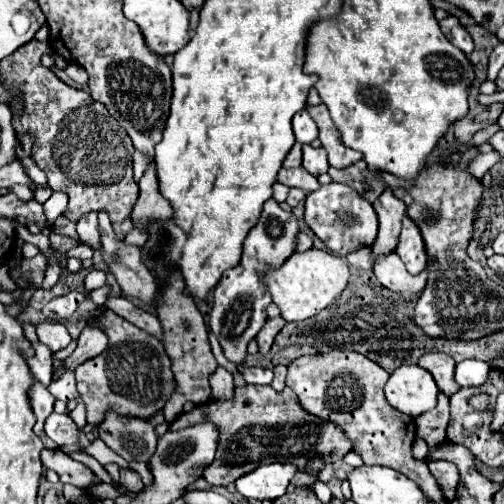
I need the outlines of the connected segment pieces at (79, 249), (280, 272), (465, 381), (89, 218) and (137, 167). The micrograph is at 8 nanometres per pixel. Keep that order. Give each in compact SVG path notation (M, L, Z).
M81 244L67 252L67 257L77 258L79 260L91 259L93 257L93 249L85 244Z
M309 248L305 252L293 252L281 266L267 268L265 284L271 292L273 302L279 306L281 316L287 322L301 322L319 314L323 308L331 306L349 280L349 266L339 256L333 256L319 248Z
M463 360L455 368L455 382L459 386L479 386L487 380L489 364L483 360Z
M87 212L87 216L81 216L77 222L77 236L81 242L99 248L99 226L97 226L97 212Z
M135 152L133 154L133 178L135 180L139 180L143 176L147 164L149 164L149 158L145 154L141 154L141 152Z

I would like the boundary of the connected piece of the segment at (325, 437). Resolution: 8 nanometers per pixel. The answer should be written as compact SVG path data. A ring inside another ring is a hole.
M245 384L235 388L231 400L215 400L195 406L191 412L181 414L169 430L177 432L193 424L211 422L219 430L219 448L213 464L205 466L203 478L211 486L227 486L239 476L273 462L293 462L299 470L305 468L307 458L313 454L323 454L327 462L341 460L351 448L351 440L331 422L307 414L299 404L293 390L285 388L281 392L271 386L253 386Z

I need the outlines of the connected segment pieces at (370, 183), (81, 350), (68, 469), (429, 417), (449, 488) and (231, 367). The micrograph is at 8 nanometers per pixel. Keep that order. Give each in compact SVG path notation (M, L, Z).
M359 160L357 164L351 164L347 168L329 168L329 176L333 178L333 182L341 182L351 186L353 190L361 192L361 196L365 196L365 200L375 202L377 196L383 192L383 186L371 176L371 172L367 170L367 164L363 160Z
M87 324L85 330L79 336L75 352L65 360L63 368L57 370L53 378L57 378L65 368L77 368L85 360L89 360L93 356L99 356L105 348L107 348L107 336L105 336L105 332L101 332L101 326L99 324Z
M45 448L41 452L41 460L43 460L43 466L45 468L51 468L59 474L61 482L67 482L67 484L73 484L77 488L87 488L93 484L95 480L95 472L91 468L87 468L85 464L81 462L75 462L69 454L65 454L63 450L55 450L55 452L49 452L49 448Z
M441 392L439 398L437 398L437 406L433 410L417 416L415 424L417 424L417 436L421 436L429 444L429 452L431 452L431 448L435 448L437 444L441 444L445 440L445 432L447 432L447 426L449 426L449 398Z
M435 460L429 462L429 470L433 474L433 478L437 480L443 496L447 500L455 500L455 488L459 484L459 472L457 466L453 462L445 462L445 460Z
M211 330L208 331L208 337L213 356L215 356L215 360L217 360L217 364L219 364L219 366L223 366L225 370L229 370L229 372L235 376L235 374L237 374L237 366L235 366L235 364L231 364L231 362L225 358L221 344L217 342L217 338L215 338L215 334L213 334Z

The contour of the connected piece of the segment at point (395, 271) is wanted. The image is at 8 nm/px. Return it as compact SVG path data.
M389 252L375 260L373 272L383 286L403 294L405 300L411 300L413 294L417 294L425 288L430 265L431 262L427 260L425 269L420 274L413 276L405 270L405 264L397 256L397 252Z

